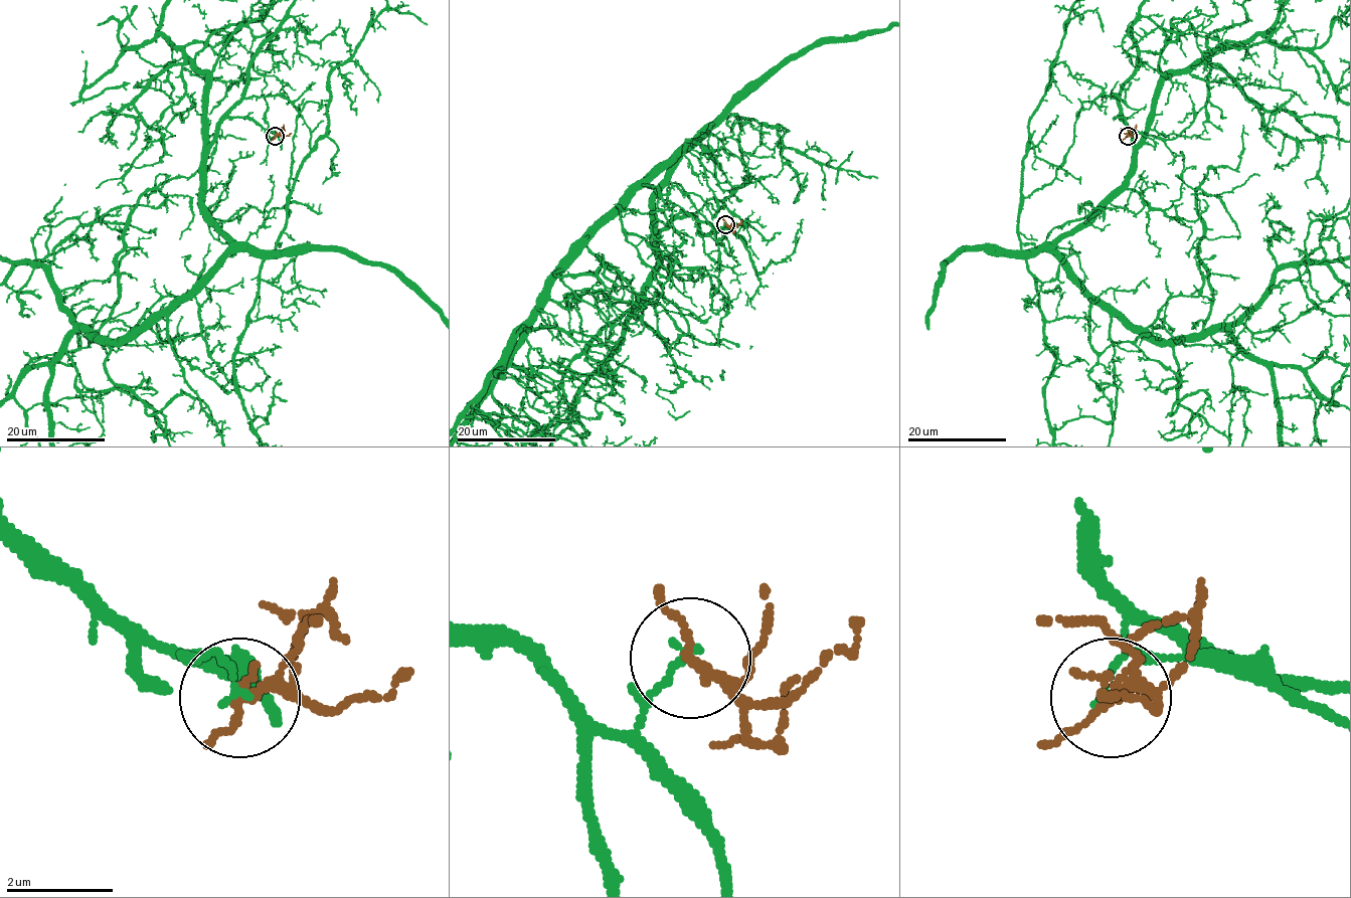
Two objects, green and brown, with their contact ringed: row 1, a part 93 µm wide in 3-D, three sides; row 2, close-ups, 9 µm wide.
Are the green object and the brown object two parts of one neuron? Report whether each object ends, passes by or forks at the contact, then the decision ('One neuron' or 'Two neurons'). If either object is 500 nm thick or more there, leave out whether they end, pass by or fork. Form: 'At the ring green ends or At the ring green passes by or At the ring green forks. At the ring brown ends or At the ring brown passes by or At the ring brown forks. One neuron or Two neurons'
At the ring green ends. At the ring brown forks. Two neurons

